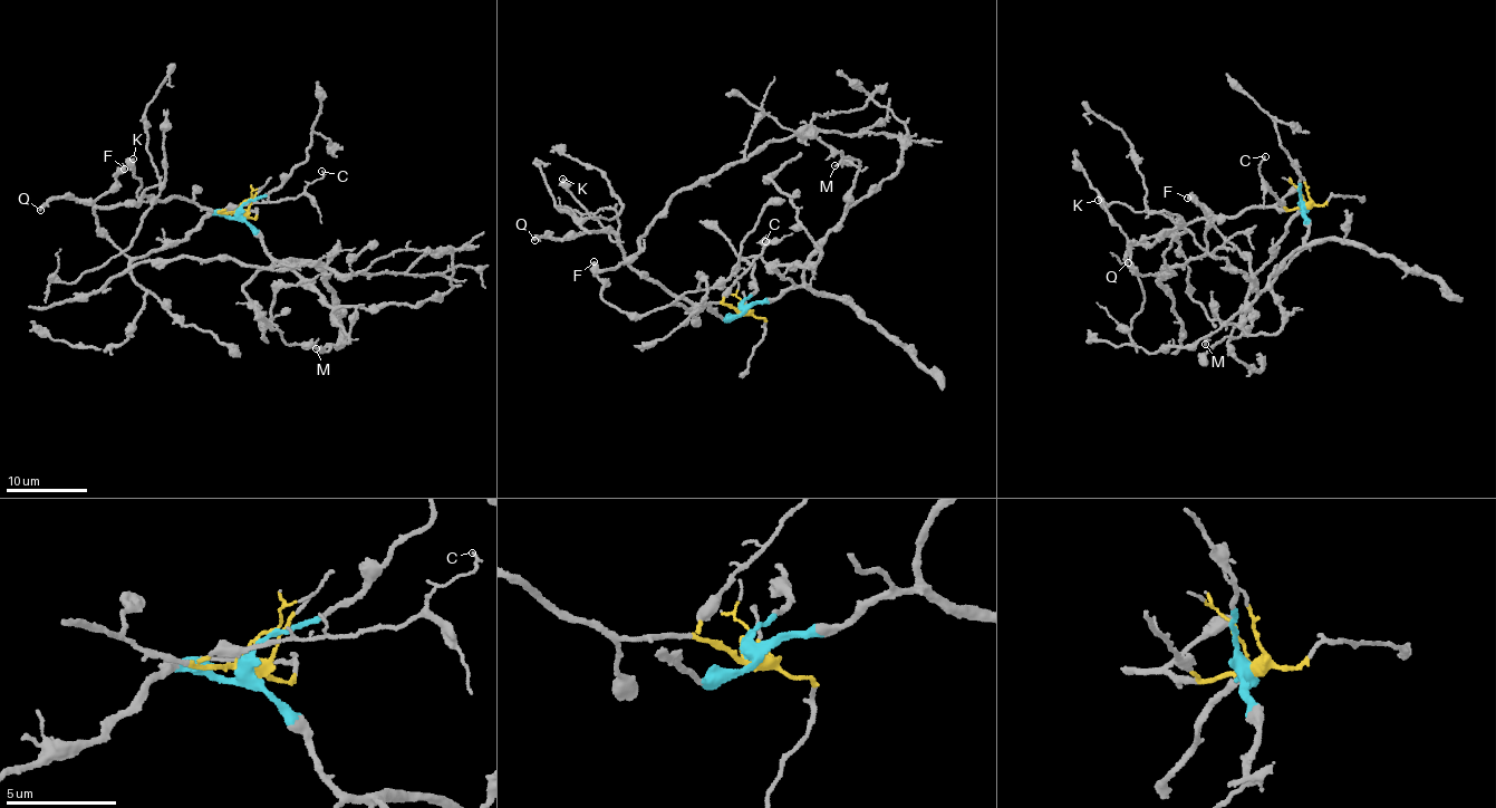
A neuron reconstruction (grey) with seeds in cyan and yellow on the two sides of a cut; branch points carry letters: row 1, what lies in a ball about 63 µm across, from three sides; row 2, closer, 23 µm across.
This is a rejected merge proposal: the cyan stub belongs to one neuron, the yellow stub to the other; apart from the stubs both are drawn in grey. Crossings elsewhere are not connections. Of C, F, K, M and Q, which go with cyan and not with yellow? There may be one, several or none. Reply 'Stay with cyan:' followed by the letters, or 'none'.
Stay with cyan: F, M

